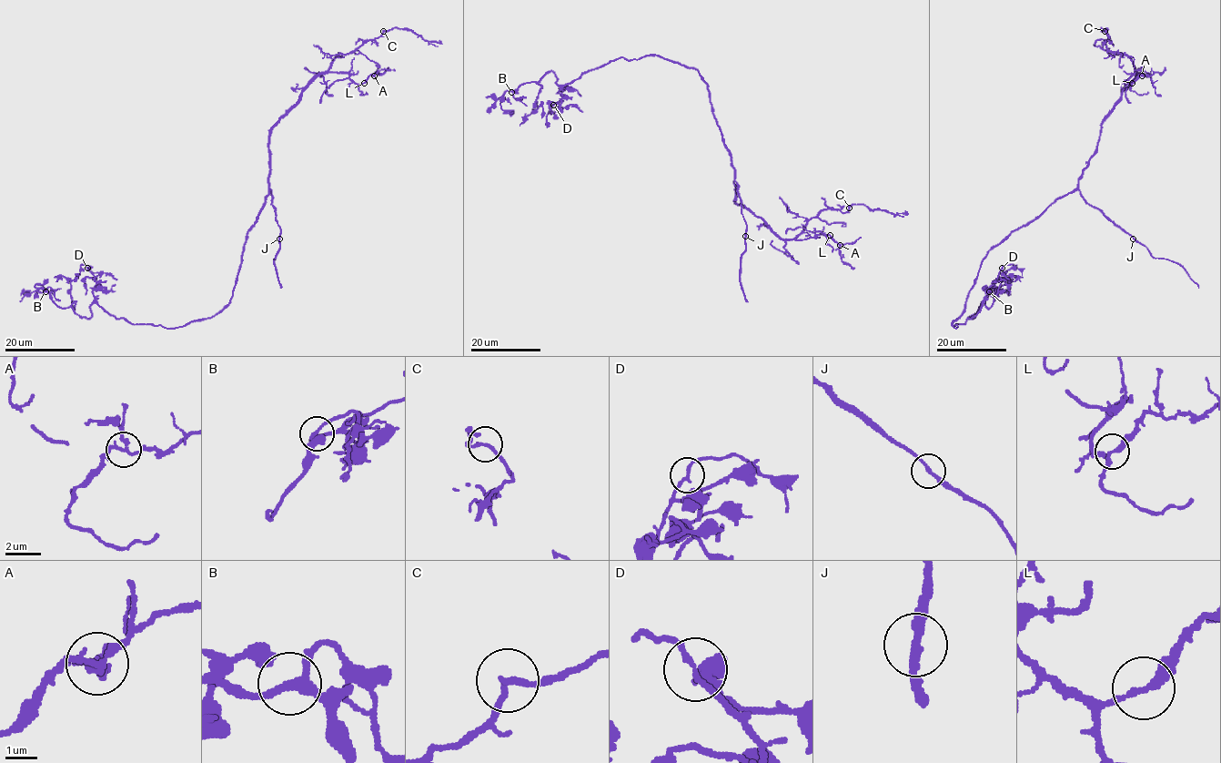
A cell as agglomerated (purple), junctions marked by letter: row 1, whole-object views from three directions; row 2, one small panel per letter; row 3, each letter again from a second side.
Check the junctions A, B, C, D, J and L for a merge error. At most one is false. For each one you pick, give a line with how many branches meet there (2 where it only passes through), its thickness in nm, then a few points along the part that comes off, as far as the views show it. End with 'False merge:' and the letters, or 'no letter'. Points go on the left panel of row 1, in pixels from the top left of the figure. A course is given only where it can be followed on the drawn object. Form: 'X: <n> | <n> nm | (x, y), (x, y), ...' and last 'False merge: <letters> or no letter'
False merge: no letter

